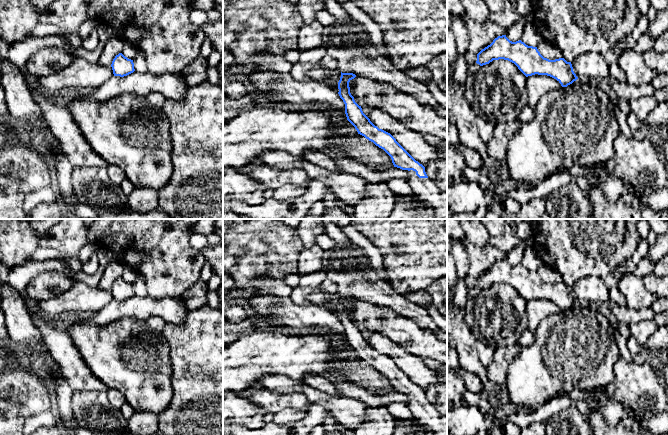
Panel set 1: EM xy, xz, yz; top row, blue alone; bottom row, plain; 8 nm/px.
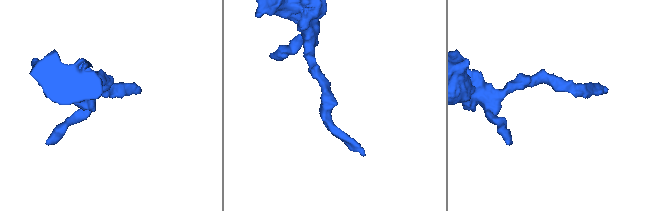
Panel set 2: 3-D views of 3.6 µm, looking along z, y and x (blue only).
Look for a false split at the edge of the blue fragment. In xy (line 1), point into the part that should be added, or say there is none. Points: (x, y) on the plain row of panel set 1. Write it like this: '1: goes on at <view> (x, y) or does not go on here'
1: does not go on here

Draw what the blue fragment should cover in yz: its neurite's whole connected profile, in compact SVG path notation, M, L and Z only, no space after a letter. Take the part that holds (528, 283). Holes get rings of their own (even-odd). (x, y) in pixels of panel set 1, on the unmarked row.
M506 259L498 260L477 278L480 290L493 284L504 283L514 287L526 300L547 299L556 303L562 311L567 311L578 303L571 286L564 282L549 284L544 282L537 271L528 270L521 264L512 266Z

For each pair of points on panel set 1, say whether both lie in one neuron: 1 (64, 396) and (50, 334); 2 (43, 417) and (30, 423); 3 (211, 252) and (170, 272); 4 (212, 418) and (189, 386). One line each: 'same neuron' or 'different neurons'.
1: different neurons
2: same neuron
3: different neurons
4: same neuron

